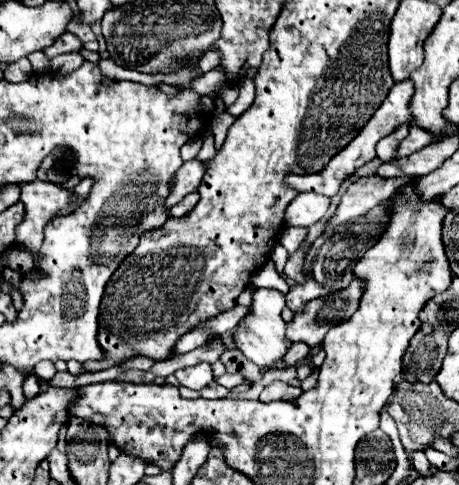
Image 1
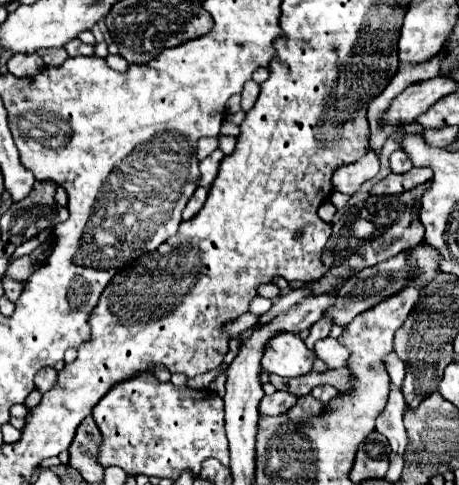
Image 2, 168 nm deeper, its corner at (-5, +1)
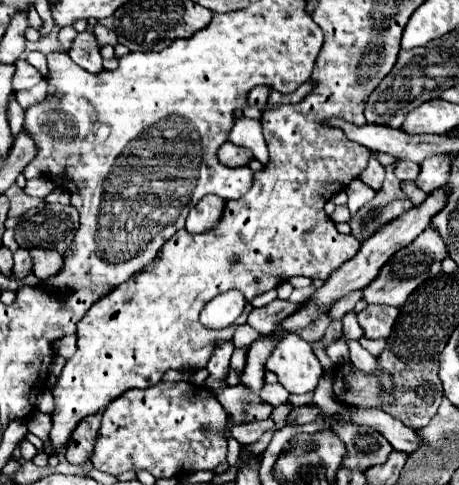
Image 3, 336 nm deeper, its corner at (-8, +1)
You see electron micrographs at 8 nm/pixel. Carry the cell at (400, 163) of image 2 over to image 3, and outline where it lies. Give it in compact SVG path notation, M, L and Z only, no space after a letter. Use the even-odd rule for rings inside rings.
M400 161L400 163L394 167L394 173L396 173L396 177L398 177L400 181L406 181L406 179L414 181L414 179L418 177L418 173L420 173L420 165L418 165L418 163L412 163L412 161Z

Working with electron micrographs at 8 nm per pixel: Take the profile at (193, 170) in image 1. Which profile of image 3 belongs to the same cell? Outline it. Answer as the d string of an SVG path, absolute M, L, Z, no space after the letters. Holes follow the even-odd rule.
M224 143L218 151L218 157L224 165L228 167L240 167L240 165L248 165L248 161L252 161L252 151L248 149L242 149L240 145L234 145L234 143Z

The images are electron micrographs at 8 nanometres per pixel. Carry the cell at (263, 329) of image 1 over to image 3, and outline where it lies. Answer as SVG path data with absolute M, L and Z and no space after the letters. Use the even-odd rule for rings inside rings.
M294 333L284 335L284 339L276 343L276 351L272 351L272 355L268 357L266 369L276 373L280 385L288 393L296 395L314 391L322 375L318 357L312 353L310 345Z

